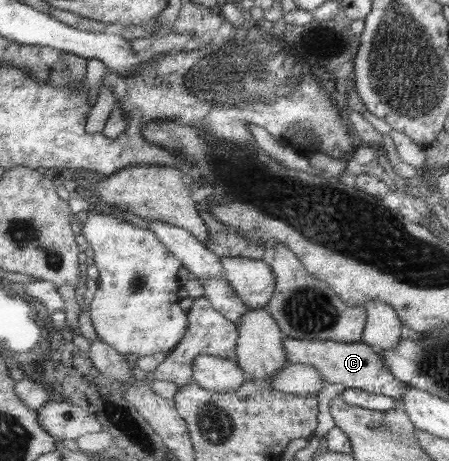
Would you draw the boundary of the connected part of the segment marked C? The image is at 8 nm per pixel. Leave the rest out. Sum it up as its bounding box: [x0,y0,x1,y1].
[283,337,406,402]

